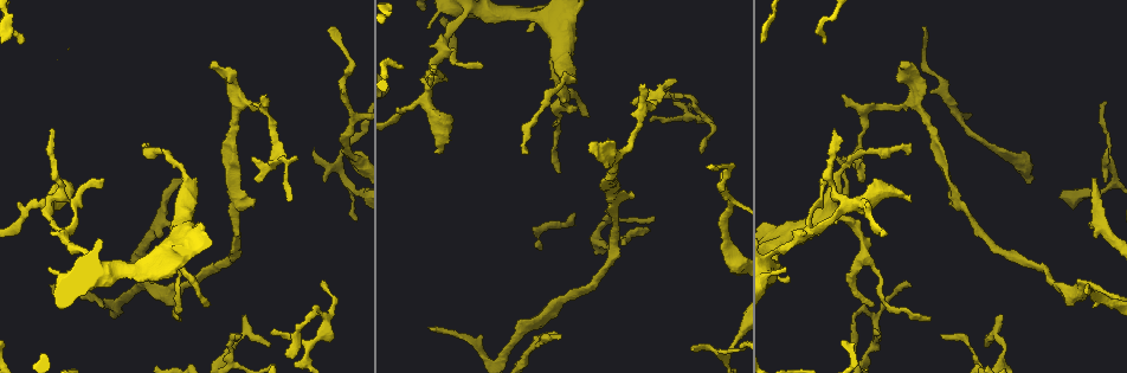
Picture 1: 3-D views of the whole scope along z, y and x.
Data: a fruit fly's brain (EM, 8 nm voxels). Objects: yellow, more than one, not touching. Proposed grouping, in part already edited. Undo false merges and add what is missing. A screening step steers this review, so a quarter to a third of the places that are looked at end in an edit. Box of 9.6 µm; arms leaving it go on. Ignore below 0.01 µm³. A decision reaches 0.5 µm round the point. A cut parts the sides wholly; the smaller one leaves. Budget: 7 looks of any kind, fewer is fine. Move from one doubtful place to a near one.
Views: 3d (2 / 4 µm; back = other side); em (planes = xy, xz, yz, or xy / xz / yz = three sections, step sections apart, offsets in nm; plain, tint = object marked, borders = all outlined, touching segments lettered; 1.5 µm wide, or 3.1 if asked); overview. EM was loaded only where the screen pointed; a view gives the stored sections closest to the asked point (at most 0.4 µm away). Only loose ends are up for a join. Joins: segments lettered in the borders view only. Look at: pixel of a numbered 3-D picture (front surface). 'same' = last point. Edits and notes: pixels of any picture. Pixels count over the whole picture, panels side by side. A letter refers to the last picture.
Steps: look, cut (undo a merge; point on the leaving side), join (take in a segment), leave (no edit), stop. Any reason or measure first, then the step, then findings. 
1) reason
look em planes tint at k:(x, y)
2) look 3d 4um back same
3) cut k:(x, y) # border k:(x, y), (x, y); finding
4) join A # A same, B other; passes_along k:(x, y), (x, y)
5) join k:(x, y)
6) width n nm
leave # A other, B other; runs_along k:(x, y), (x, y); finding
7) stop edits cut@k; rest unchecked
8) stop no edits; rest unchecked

sharp bend
look 3d 2um at 1:(687, 118)

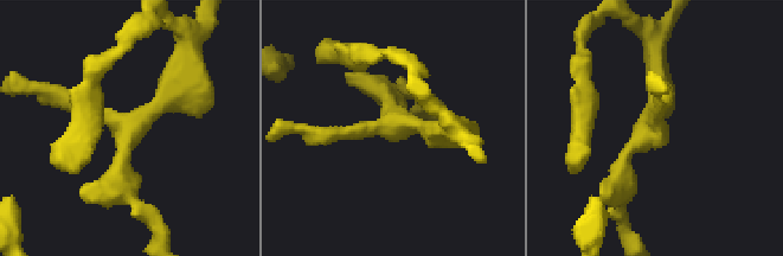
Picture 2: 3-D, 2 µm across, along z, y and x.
look em 3.1um planes borders at 2:(127, 127)

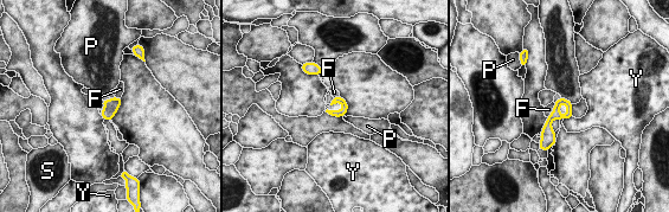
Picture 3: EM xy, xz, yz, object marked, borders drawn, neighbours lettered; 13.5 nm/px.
width 200 nm
leave # F other, P other, S other, Y other; border 3:(555, 103), (547, 116); one neuron here

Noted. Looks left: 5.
look 3d 4um at 1:(912, 286)

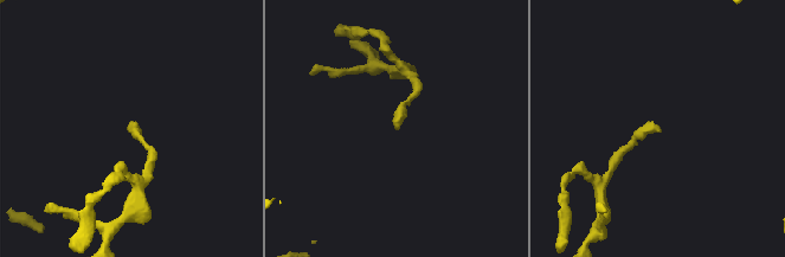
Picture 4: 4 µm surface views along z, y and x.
look em xz step 4 borders at 4:(658, 132)

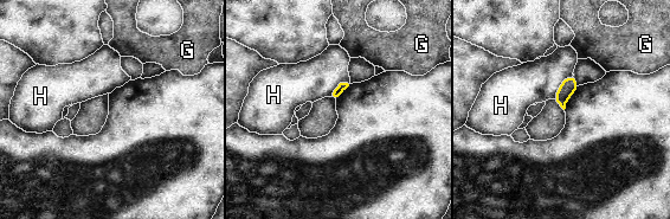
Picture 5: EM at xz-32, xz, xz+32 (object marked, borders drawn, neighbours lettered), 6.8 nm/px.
leave # G other, H other; border 5:(573, 75), (562, 82), (553, 98); none of them fits

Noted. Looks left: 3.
arms run side by side
look 3d 2um at 1:(922, 110)

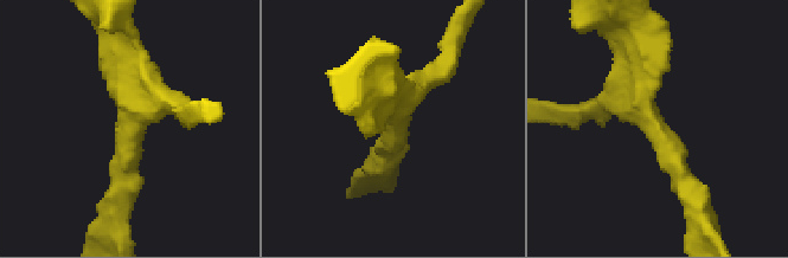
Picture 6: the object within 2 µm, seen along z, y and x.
arms 4
look em planes borders at 6:(648, 120)

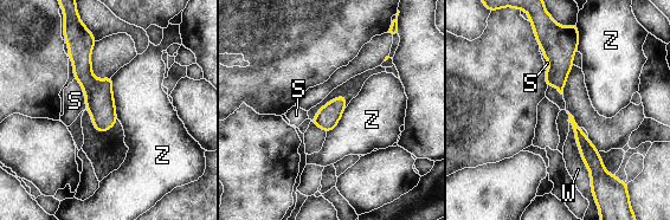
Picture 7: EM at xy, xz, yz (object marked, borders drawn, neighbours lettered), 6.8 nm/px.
leave # S other, W other, Z other; border 7:(111, 76), (111, 95), (117, 118); all the same neuron

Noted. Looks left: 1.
stop no edits; rest unchecked

